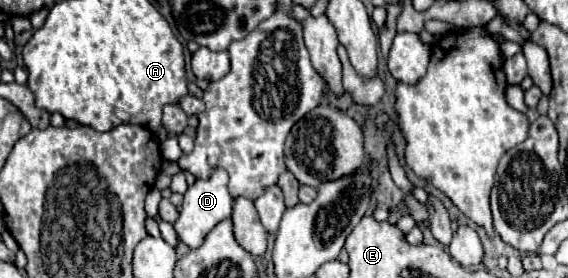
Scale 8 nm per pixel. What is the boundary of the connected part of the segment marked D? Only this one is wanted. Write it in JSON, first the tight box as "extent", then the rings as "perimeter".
{"extent":[175,168,233,248],"perimeter":[[[215,168],[207,180],[197,178],[195,184],[189,186],[189,190],[185,192],[185,200],[181,204],[181,214],[179,214],[179,220],[175,222],[175,230],[181,242],[185,242],[189,248],[197,248],[201,240],[205,240],[207,232],[211,232],[221,220],[231,216],[233,196],[227,190],[227,182],[229,182],[227,172],[223,168]]]}

